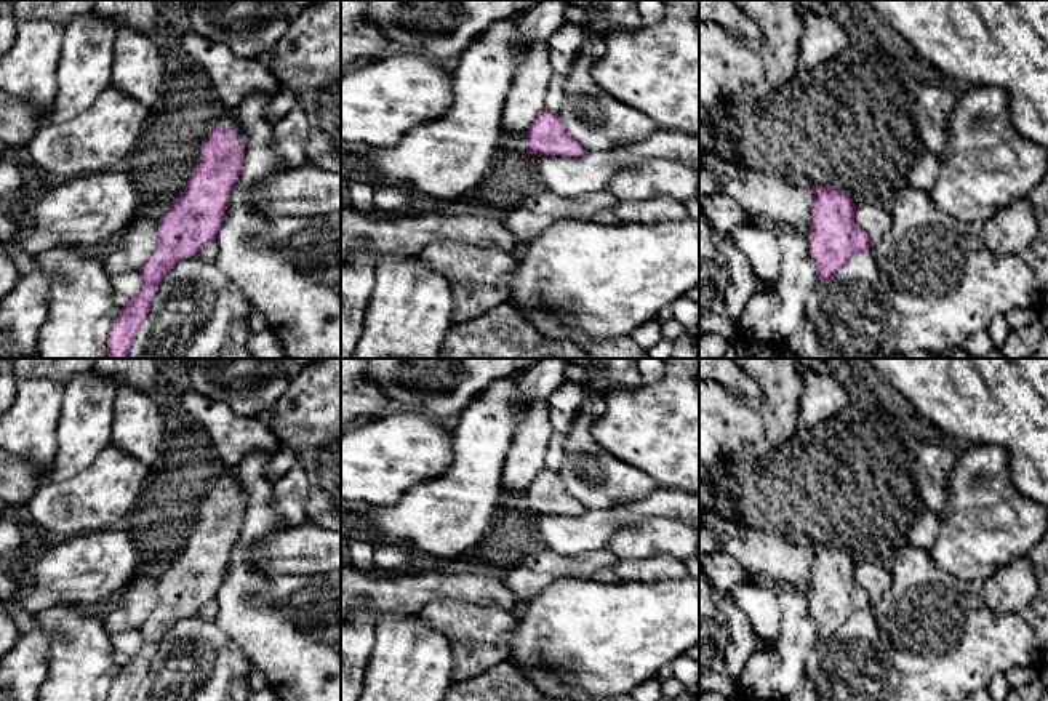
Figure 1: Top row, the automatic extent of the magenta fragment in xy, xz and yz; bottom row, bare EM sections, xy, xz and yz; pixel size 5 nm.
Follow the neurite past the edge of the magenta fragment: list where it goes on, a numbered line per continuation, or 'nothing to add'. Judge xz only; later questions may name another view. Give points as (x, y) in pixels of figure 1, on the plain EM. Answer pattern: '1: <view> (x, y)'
nothing to add

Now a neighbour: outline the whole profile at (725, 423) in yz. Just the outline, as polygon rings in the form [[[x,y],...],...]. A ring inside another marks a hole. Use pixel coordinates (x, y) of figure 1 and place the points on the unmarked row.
[[[699,379],[699,464],[709,472],[725,469],[744,443],[763,437],[762,415],[741,403],[731,391]]]

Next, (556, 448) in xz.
[[[554,432],[546,450],[546,467],[558,471],[565,453],[565,434]]]

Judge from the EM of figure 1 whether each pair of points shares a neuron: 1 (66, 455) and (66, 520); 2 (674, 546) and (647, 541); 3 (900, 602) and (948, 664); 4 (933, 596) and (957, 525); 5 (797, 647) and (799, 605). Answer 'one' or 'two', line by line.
1: two
2: one
3: one
4: two
5: one

